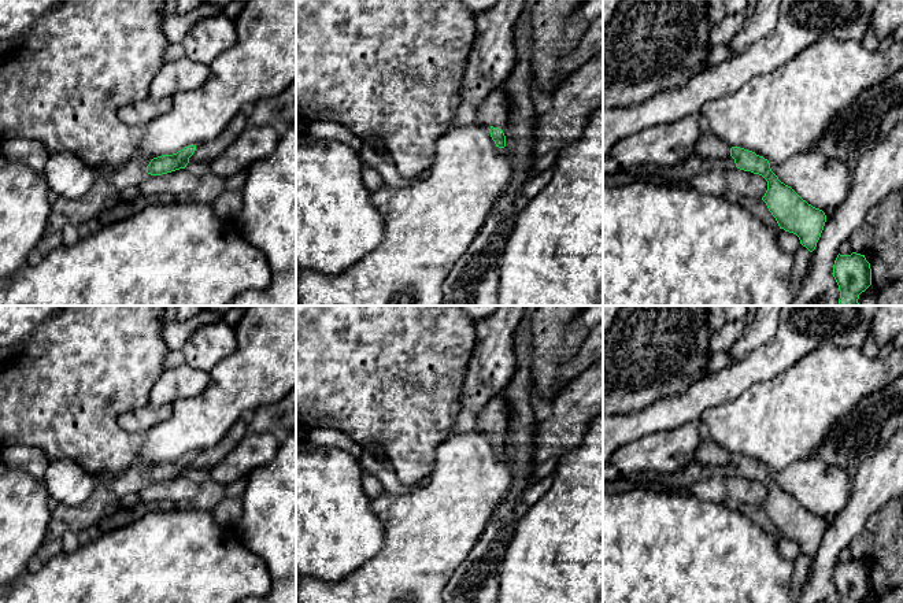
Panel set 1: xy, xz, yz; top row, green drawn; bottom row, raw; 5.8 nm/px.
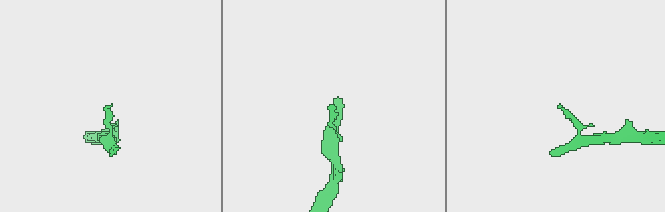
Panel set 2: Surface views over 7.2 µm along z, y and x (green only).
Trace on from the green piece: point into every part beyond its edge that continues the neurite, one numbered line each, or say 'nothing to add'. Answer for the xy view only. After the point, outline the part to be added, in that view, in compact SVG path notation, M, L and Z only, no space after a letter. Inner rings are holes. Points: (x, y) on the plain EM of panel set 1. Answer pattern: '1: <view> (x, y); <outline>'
nothing to add

